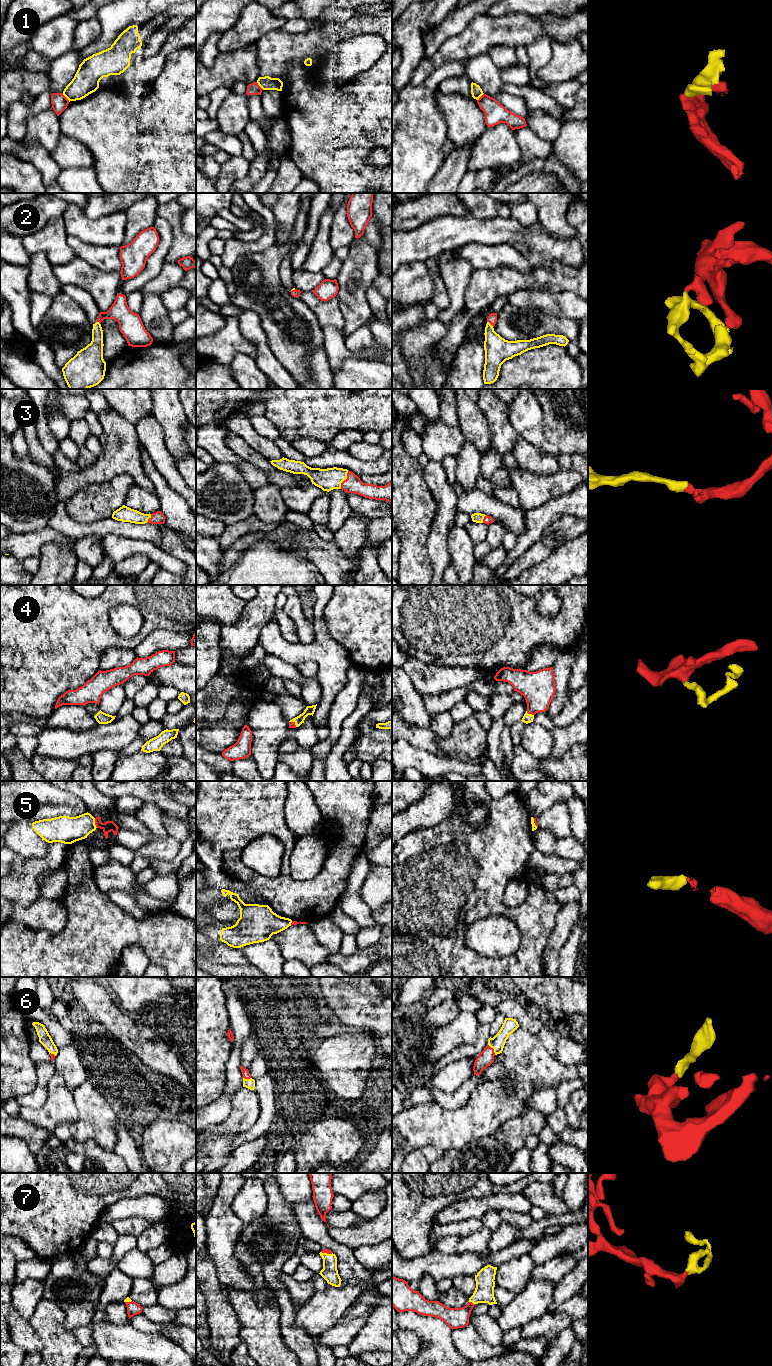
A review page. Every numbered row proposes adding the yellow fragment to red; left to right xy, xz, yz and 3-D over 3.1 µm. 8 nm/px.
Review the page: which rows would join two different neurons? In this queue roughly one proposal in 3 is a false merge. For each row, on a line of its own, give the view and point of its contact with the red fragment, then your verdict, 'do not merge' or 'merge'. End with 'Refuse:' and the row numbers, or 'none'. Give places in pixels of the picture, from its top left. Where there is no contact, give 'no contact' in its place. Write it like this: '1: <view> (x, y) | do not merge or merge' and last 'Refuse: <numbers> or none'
1: xy (65, 97) | do not merge
2: yz (490, 323) | merge
3: xz (346, 479) | merge
4: yz (530, 713) | merge
5: xy (95, 823) | do not merge
6: yz (493, 1049) | merge
7: yz (471, 1302) | merge
Refuse: 1, 5

